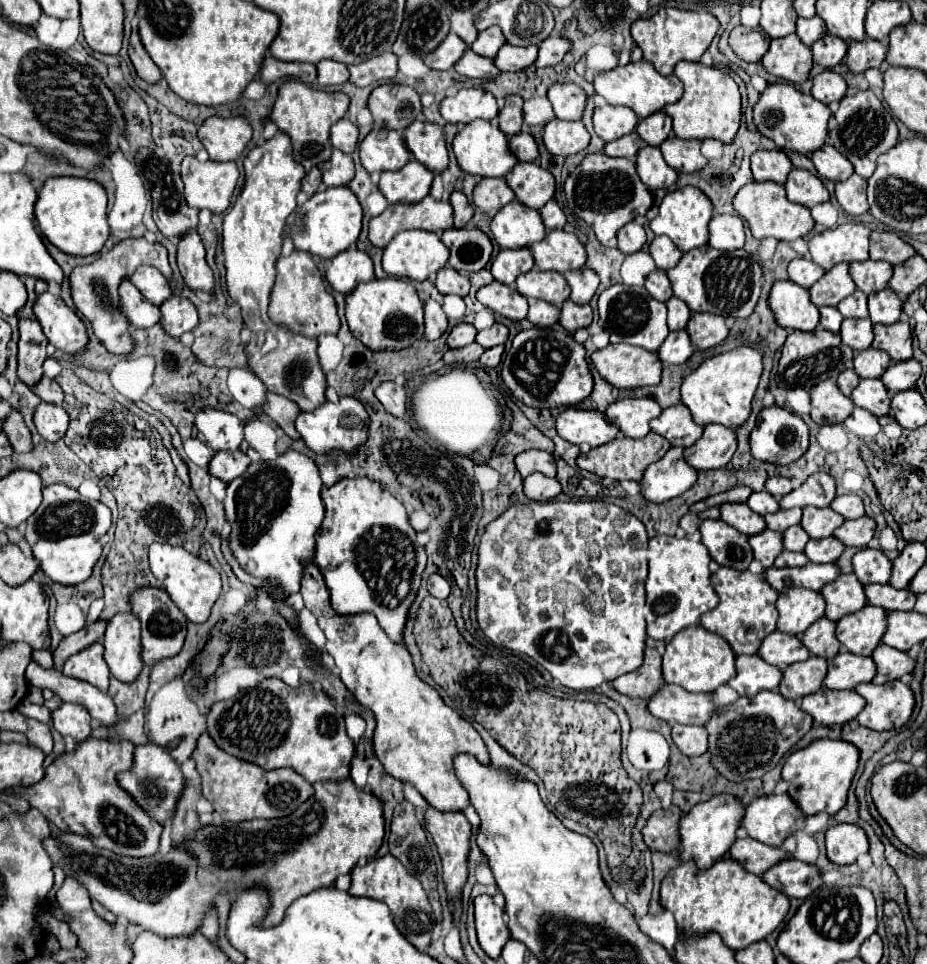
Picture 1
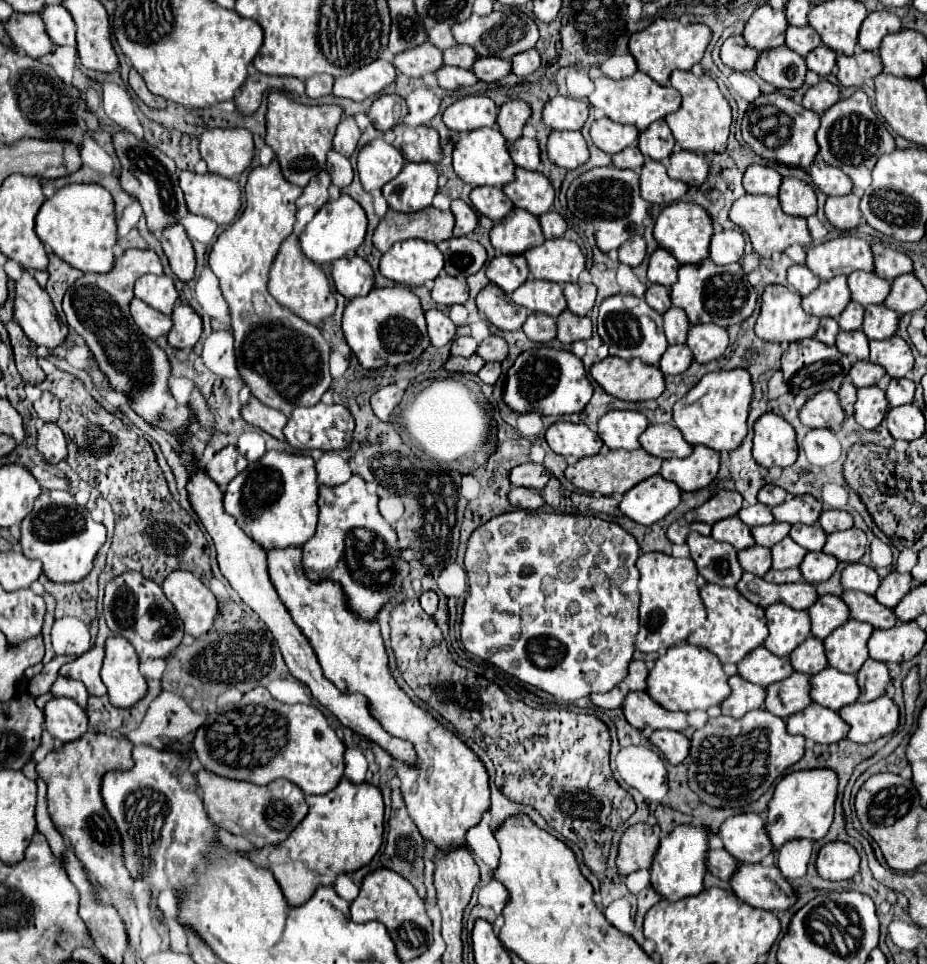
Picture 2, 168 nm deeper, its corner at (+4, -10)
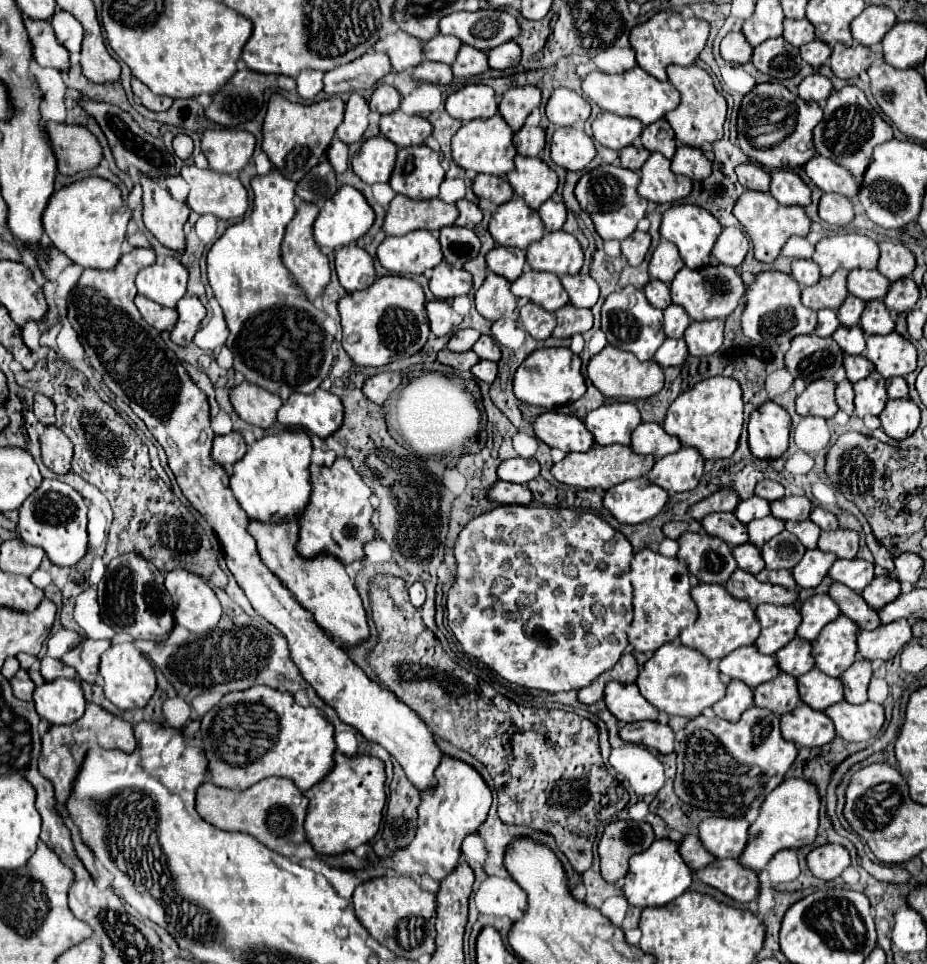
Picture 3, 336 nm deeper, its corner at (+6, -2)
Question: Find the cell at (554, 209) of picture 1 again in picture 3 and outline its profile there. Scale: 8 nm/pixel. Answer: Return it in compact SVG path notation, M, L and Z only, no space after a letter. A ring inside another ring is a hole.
M550 198L546 200L540 208L538 208L538 214L546 226L548 232L554 232L554 230L560 230L562 224L566 222L566 206L562 202L558 202L556 198Z

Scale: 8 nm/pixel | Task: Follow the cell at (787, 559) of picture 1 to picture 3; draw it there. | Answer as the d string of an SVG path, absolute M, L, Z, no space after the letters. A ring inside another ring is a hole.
M762 570L756 578L762 580L762 582L770 582L770 584L786 586L786 588L790 588L790 590L796 588L796 582L794 582L790 570Z

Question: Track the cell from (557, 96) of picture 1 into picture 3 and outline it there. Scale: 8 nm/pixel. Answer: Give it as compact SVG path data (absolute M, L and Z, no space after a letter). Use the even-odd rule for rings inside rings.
M556 88L546 104L546 116L554 126L576 126L590 116L590 104L568 88Z

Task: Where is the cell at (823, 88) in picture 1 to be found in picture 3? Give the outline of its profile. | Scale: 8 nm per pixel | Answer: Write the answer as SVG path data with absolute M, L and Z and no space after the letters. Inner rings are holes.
M810 74L800 82L798 88L800 88L802 100L824 102L832 92L832 82L830 82L830 78L822 76L822 74Z

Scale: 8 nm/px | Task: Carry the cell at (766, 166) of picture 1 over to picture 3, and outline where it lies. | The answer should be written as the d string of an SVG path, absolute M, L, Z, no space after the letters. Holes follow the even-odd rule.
M748 162L748 164L738 166L736 174L738 174L740 184L748 190L766 192L770 188L770 172L764 166L756 164L756 162Z

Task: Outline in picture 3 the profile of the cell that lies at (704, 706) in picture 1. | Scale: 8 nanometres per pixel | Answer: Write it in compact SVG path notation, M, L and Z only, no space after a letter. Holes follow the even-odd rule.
M608 682L604 690L604 702L610 712L622 722L638 722L638 720L658 720L660 712L638 692L634 684Z

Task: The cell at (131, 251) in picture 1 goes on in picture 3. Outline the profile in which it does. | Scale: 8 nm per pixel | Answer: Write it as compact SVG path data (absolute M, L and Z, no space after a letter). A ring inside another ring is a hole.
M134 248L132 252L124 254L112 270L86 268L82 272L78 284L70 290L70 294L68 294L68 316L66 318L72 324L72 328L78 332L80 342L82 342L82 346L84 346L88 358L90 358L92 368L104 378L104 384L134 410L134 414L148 426L152 436L162 444L162 448L166 450L166 456L168 456L168 466L174 472L182 494L206 518L206 522L216 532L216 536L222 544L222 550L226 554L224 556L226 566L234 574L238 586L248 596L252 608L260 616L264 616L270 624L274 624L284 634L284 638L288 640L290 660L296 664L296 668L300 670L304 680L316 690L316 694L328 706L332 706L336 710L336 714L342 722L354 726L366 740L376 742L382 748L386 748L390 752L390 756L400 762L402 770L406 772L406 776L414 784L414 788L426 790L426 788L434 786L434 770L440 762L442 752L436 746L430 728L418 718L418 714L412 708L404 706L404 702L394 698L392 692L388 692L388 690L380 688L376 682L372 682L364 674L364 670L358 668L348 658L348 654L344 650L340 650L338 644L334 644L332 638L328 638L328 634L322 634L322 630L318 630L318 626L314 626L314 620L310 618L310 614L306 614L306 610L302 610L294 602L294 598L290 598L290 592L286 590L286 586L282 586L282 582L262 564L262 560L258 556L258 550L256 550L256 542L248 534L250 518L246 516L246 512L240 508L240 504L232 496L232 490L228 486L228 474L224 472L224 468L220 464L212 462L212 458L210 458L214 432L210 428L208 400L206 400L204 392L190 380L190 376L182 368L180 360L176 358L176 354L164 344L164 340L160 338L160 332L154 330L148 322L144 322L144 318L140 318L138 308L134 306L134 296L136 296L134 276L140 268L150 266L154 262L156 262L156 252L152 248Z

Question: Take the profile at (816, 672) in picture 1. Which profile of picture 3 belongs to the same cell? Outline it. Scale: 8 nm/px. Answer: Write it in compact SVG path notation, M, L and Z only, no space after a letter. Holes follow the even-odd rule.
M780 672L778 678L760 684L754 690L754 704L774 710L774 714L788 714L798 706L798 702L798 680L784 672Z

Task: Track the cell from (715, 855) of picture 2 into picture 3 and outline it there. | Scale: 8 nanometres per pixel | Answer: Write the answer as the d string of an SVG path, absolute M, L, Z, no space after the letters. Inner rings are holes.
M684 836L684 840L680 842L680 850L682 850L682 858L686 858L692 870L702 870L716 860L716 856L704 848L698 836Z

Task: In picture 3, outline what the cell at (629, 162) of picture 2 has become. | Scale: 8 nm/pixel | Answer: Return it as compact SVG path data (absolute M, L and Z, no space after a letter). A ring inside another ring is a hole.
M632 144L620 150L620 166L628 168L628 170L640 170L642 164L646 162L646 158L650 156L650 152L642 146L642 144Z

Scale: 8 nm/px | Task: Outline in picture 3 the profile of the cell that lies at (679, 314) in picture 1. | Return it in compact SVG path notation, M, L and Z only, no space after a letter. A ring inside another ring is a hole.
M670 304L664 310L664 332L668 338L682 338L688 324L690 324L690 316L682 306Z

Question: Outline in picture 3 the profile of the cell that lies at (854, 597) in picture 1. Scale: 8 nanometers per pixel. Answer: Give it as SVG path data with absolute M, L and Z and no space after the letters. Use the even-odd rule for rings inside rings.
M828 594L810 596L802 604L802 624L798 626L798 636L806 640L816 640L820 630L840 616L838 604Z

